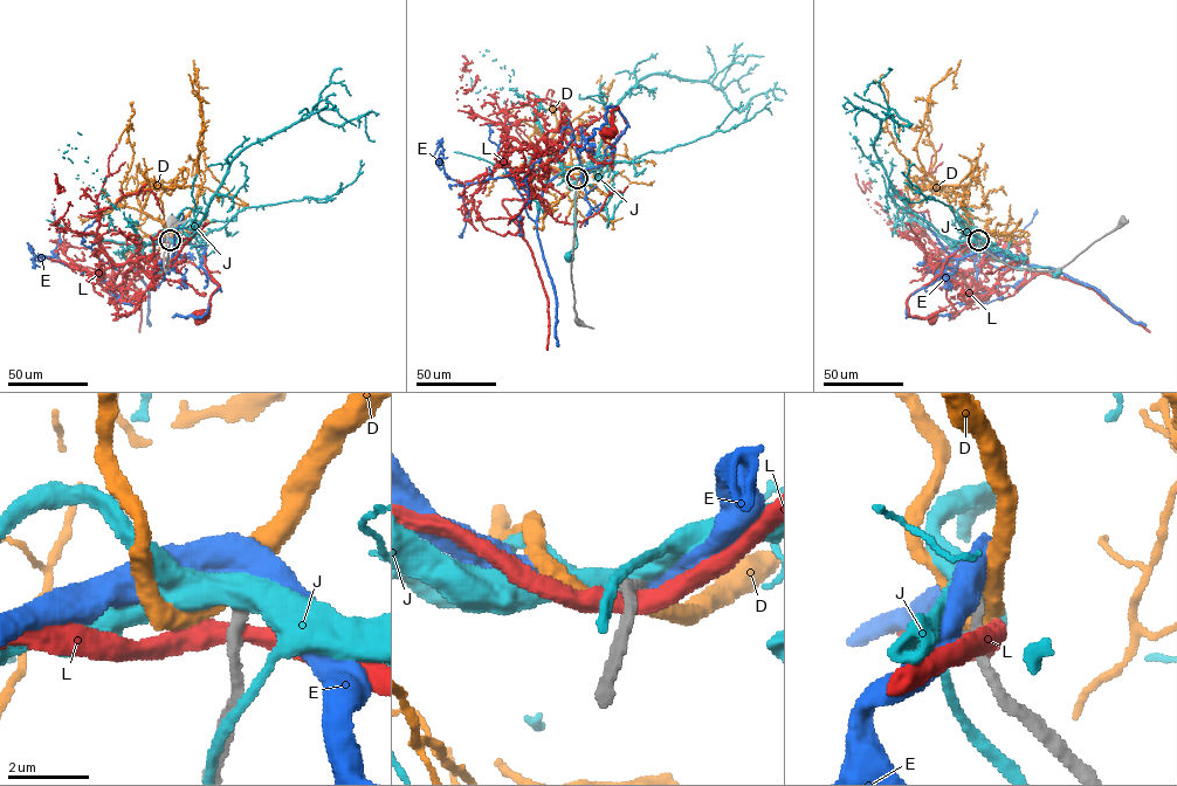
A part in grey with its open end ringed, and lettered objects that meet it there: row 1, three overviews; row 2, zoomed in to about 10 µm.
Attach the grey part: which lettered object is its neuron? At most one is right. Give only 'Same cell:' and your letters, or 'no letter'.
Same cell: D

